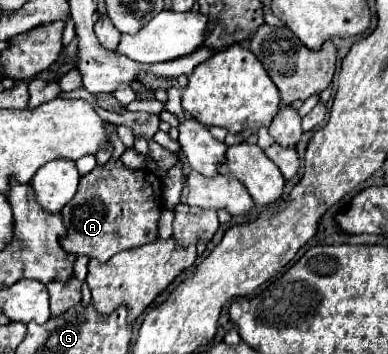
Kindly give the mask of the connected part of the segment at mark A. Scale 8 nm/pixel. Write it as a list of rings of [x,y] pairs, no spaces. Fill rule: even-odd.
[[[110,159],[108,163],[96,165],[88,175],[84,175],[80,179],[80,187],[78,187],[76,195],[72,197],[72,201],[68,201],[68,205],[64,205],[62,217],[66,221],[66,237],[60,239],[60,245],[68,253],[88,255],[88,257],[94,257],[94,259],[104,263],[112,255],[116,255],[124,249],[140,247],[148,241],[154,241],[158,237],[160,211],[162,211],[162,183],[160,183],[160,177],[150,169],[132,171],[132,169],[126,169],[120,159],[116,159],[116,161]]]

